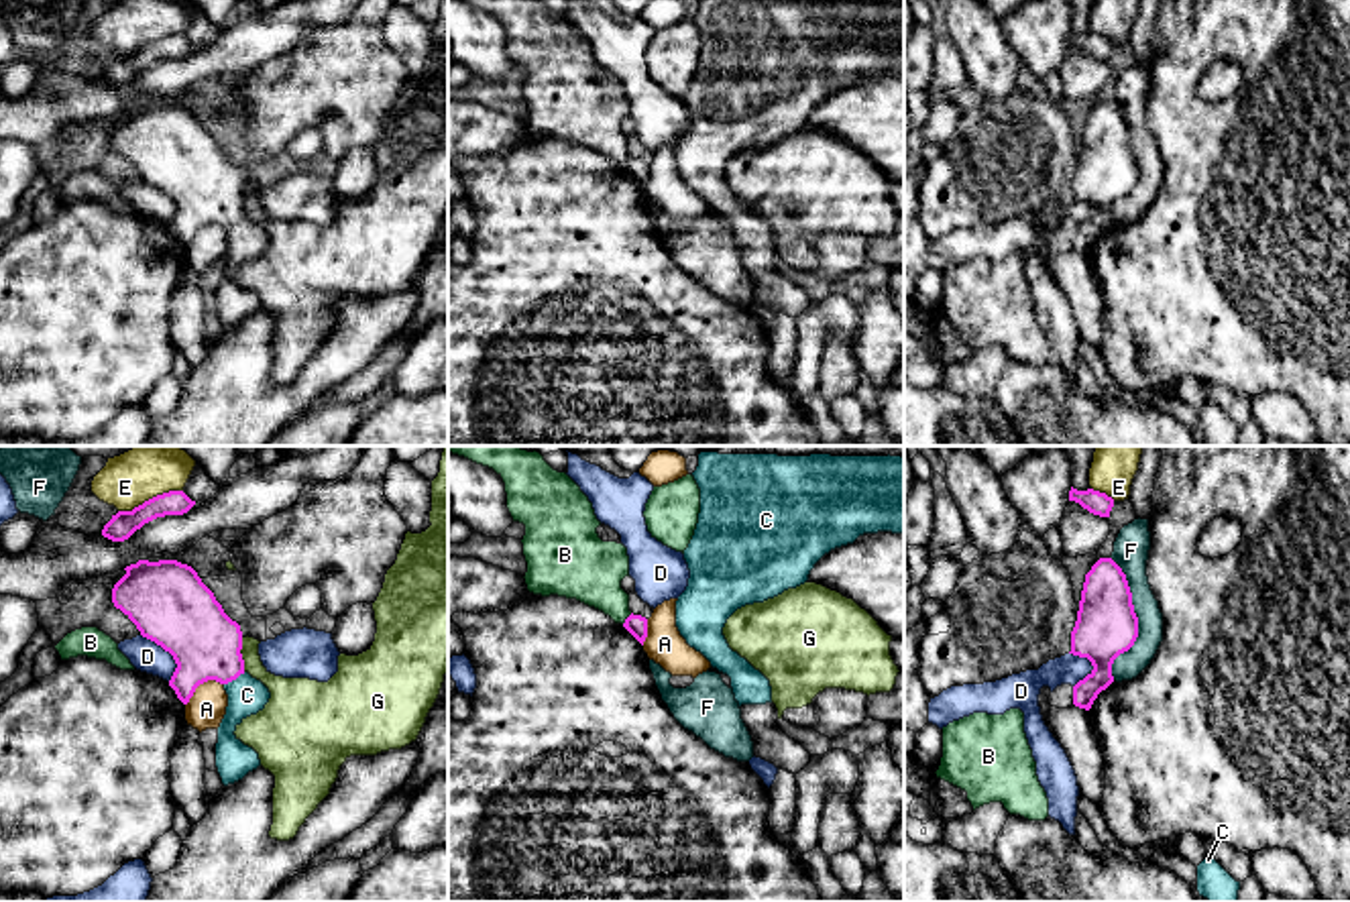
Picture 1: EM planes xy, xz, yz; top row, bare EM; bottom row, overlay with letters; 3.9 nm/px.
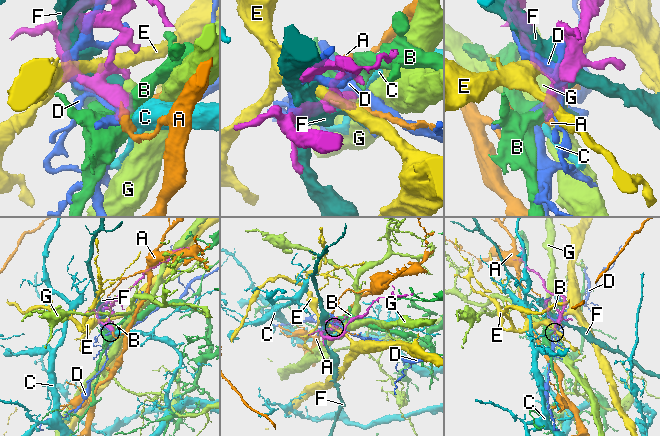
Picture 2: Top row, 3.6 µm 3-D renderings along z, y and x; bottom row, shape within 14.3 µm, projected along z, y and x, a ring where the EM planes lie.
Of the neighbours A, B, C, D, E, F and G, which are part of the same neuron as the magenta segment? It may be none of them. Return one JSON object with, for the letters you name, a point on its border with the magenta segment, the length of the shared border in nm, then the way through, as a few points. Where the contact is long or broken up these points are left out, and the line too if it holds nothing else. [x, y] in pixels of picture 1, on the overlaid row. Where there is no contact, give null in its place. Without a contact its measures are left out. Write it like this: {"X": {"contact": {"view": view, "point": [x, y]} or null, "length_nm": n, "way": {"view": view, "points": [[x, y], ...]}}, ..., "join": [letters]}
{"C": {"contact": {"view": "xy", "point": [235, 679]}, "length_nm": 100, "way": {"view": "xy", "points": [[204, 642], [235, 679], [247, 695]]}}, "join": ["C"]}

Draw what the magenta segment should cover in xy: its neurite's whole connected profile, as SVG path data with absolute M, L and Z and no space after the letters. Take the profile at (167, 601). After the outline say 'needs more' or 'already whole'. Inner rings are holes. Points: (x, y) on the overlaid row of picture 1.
M138 560L124 570L126 574L112 588L112 603L136 625L143 637L155 641L173 656L177 668L169 686L175 690L177 698L187 704L195 688L208 680L216 680L224 686L228 707L218 727L216 768L224 786L242 780L261 766L261 759L234 731L246 717L265 709L271 692L244 670L240 625L224 613L214 593L187 564L177 560Z; needs more

